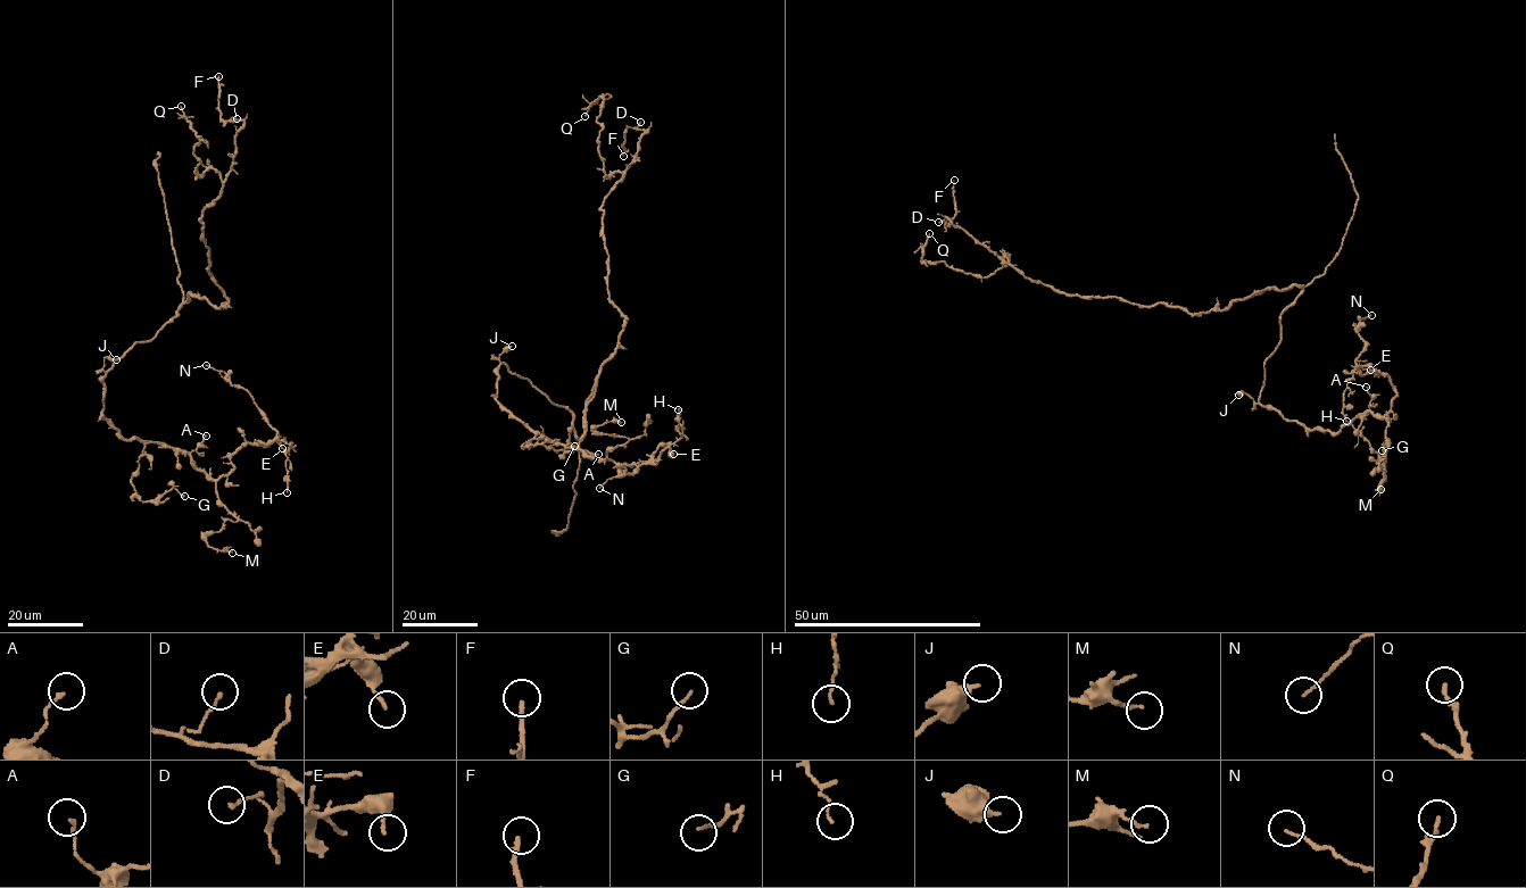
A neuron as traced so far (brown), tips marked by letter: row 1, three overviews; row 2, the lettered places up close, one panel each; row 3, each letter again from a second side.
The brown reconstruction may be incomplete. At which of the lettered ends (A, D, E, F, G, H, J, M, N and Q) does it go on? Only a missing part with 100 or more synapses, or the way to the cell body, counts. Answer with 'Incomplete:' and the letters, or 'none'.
Incomplete: none

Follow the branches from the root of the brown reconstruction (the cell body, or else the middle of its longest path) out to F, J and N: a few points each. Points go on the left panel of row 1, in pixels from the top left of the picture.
F: (176, 315), (188, 292), (229, 303), (208, 273), (201, 222), (243, 123), (221, 117), (218, 76)
J: (176, 315), (155, 337), (133, 345), (104, 371), (105, 358), (116, 359)
N: (176, 315), (114, 362), (102, 416), (220, 479), (241, 446), (276, 431), (206, 365)

